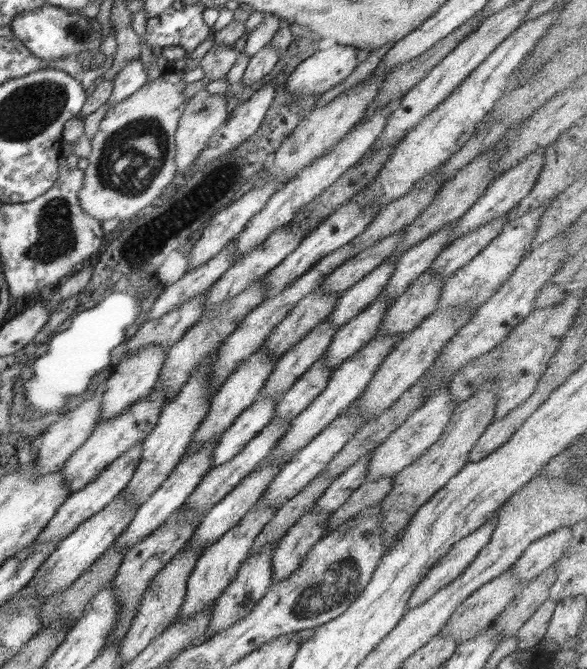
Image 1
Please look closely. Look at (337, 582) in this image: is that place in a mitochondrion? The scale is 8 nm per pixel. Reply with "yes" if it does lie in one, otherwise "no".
yes

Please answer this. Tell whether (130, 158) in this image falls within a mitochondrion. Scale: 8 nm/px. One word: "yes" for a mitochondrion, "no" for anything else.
yes

